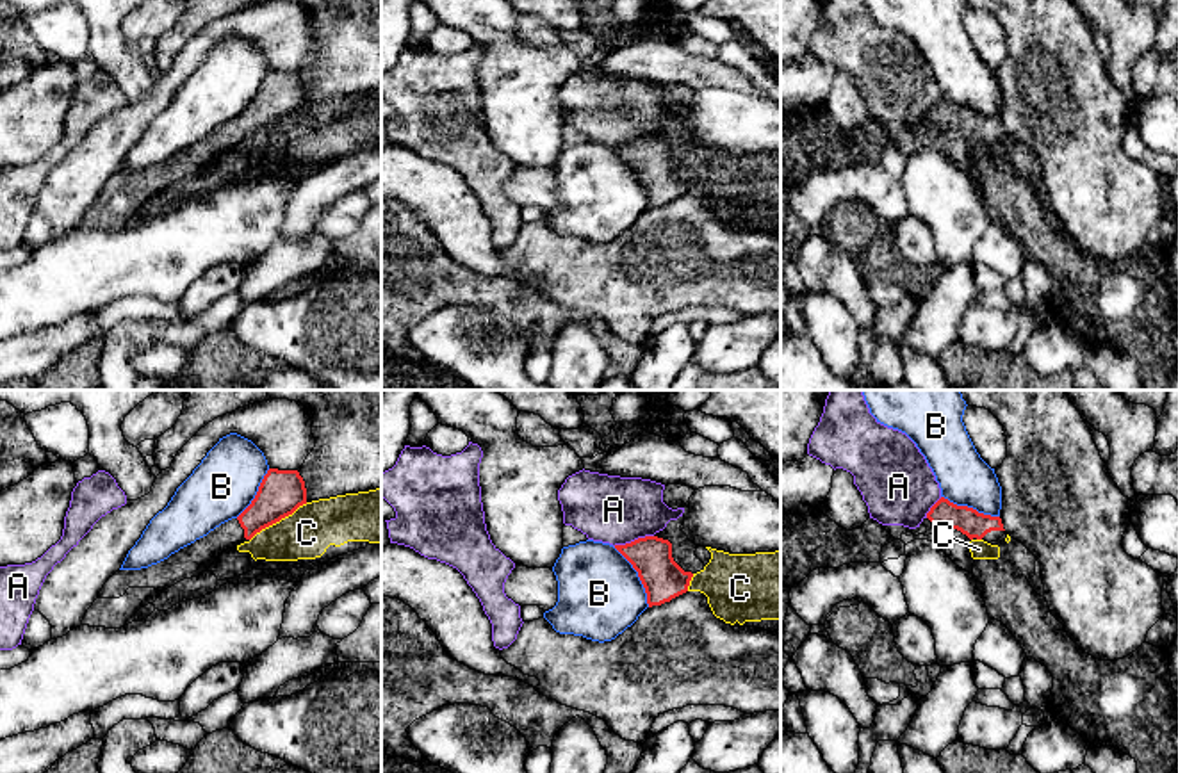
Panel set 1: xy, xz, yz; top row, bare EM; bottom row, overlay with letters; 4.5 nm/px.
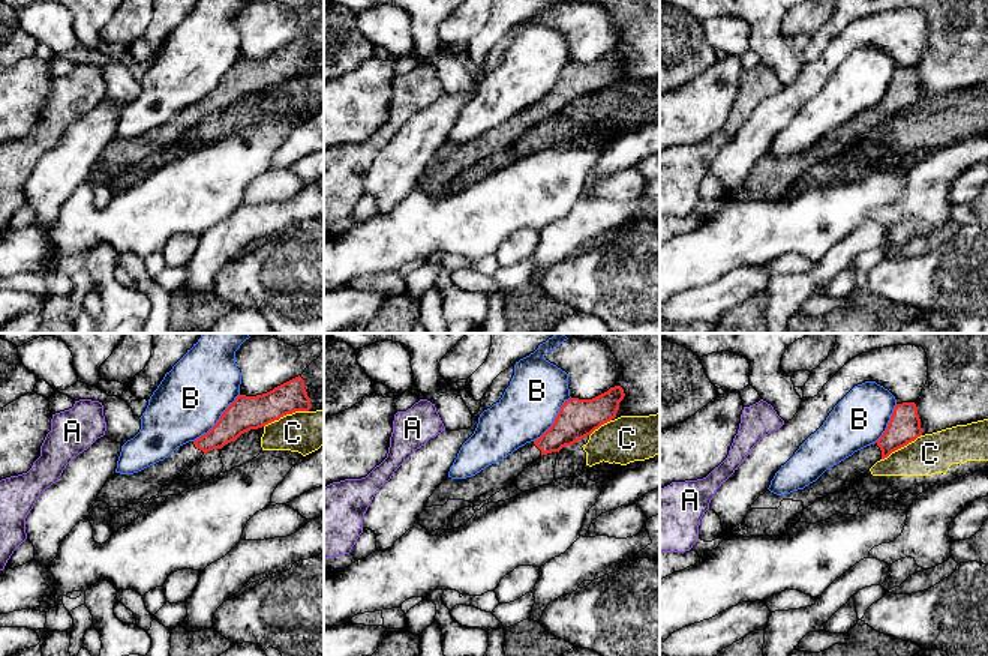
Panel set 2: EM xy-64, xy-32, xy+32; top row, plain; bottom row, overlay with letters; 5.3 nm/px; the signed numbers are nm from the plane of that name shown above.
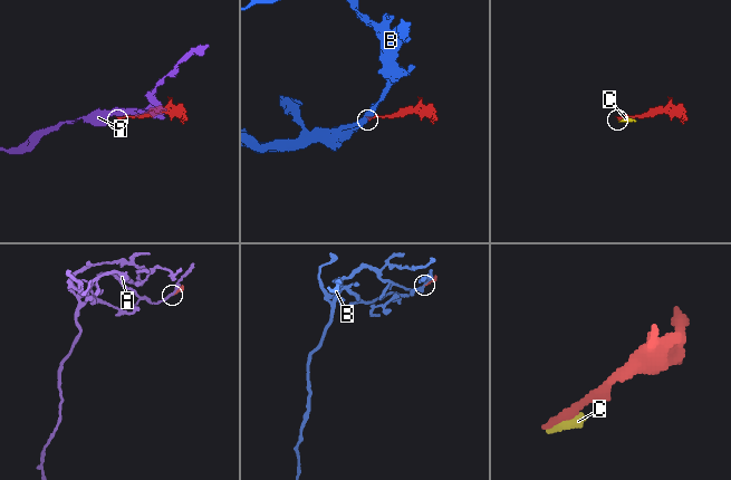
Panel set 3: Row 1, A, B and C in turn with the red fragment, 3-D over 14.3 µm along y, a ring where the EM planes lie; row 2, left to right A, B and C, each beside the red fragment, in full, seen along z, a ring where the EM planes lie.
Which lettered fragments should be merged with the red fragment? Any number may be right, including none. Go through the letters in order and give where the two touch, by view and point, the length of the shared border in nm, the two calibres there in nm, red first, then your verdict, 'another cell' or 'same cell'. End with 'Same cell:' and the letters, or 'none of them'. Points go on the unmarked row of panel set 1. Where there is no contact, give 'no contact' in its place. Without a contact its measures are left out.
A: xz (635, 141) | 190 nm | 190/300 nm | another cell
B: xz (638, 177) | 320 nm | 190/380 nm | another cell
C: xy (278, 122) | 320 nm | 200/220 nm | another cell
Same cell: none of them

